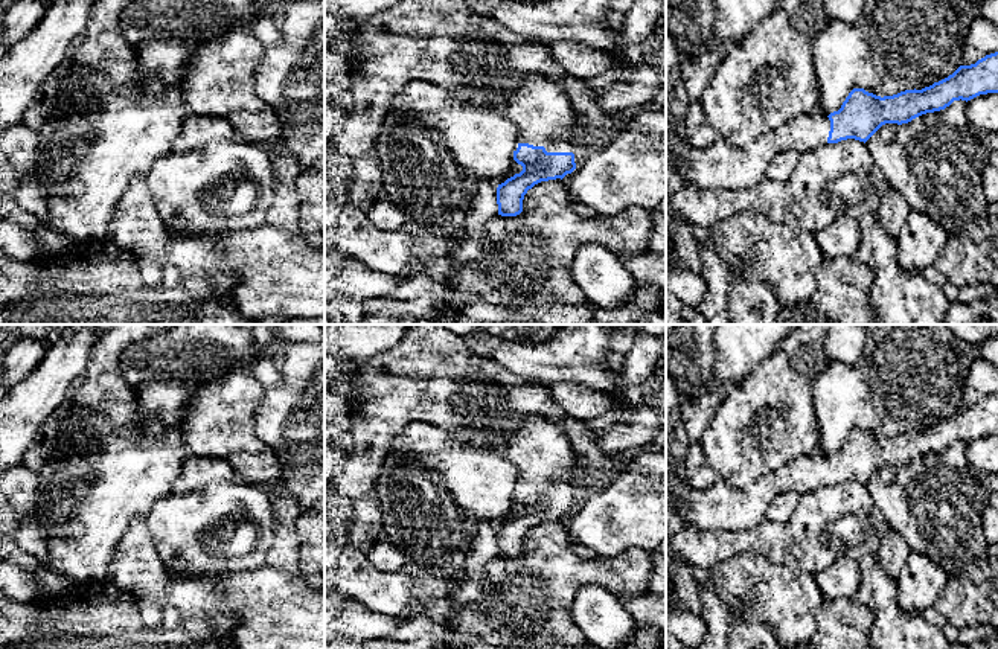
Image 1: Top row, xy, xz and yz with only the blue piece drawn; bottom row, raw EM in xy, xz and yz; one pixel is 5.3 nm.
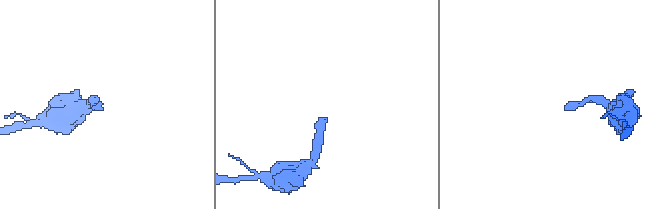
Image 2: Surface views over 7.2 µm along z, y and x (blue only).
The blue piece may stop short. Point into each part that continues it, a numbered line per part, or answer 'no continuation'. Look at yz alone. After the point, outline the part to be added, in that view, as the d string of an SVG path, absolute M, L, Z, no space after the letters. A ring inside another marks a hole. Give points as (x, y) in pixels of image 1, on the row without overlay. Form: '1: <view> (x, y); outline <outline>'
1: yz (719, 508); outline M817 452L812 456L798 456L777 471L760 477L747 488L733 488L719 478L709 489L692 489L687 521L696 530L750 530L765 520L765 512L777 495L785 491L795 491L798 495L803 495L829 486L829 472L829 459L821 452Z

